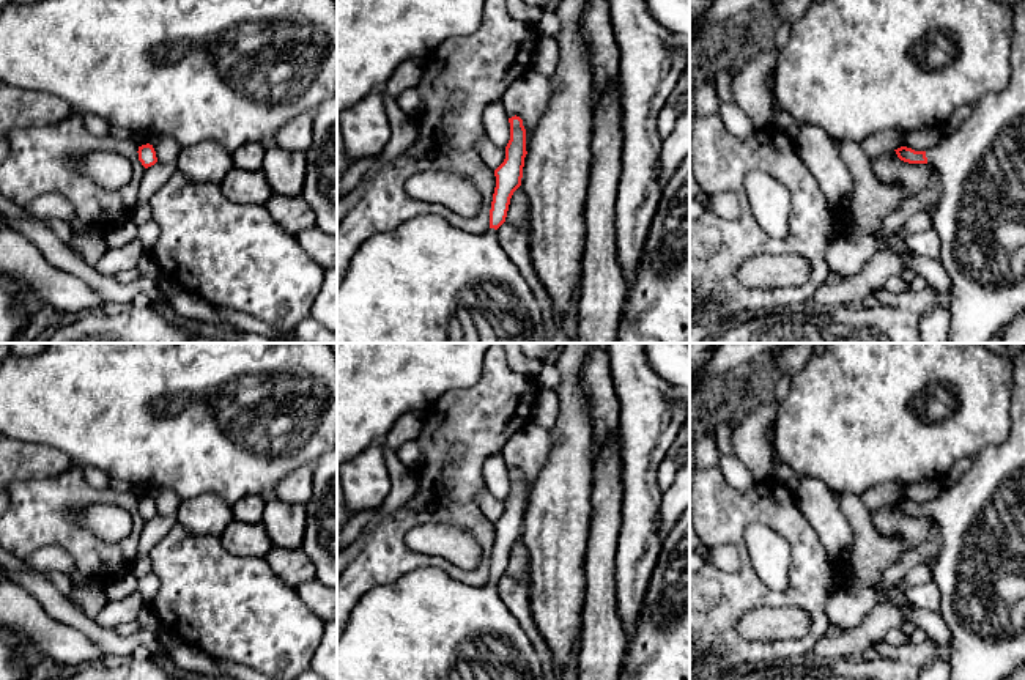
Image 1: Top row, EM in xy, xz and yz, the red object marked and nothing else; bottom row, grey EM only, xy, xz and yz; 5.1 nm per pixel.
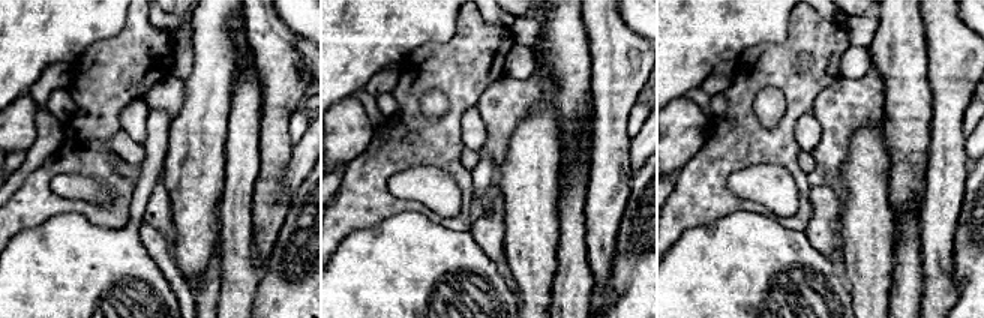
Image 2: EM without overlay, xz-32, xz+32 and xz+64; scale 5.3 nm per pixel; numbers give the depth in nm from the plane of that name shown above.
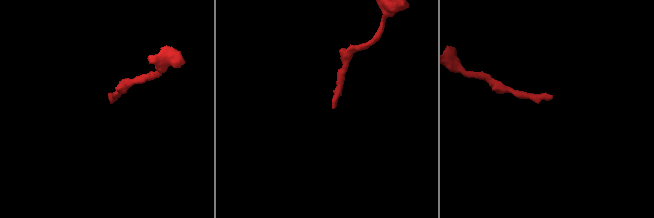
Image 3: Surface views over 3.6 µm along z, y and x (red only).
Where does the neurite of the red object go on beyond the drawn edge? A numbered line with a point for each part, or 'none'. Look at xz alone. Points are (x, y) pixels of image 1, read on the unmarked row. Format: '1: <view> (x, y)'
1: xz (413, 628)

